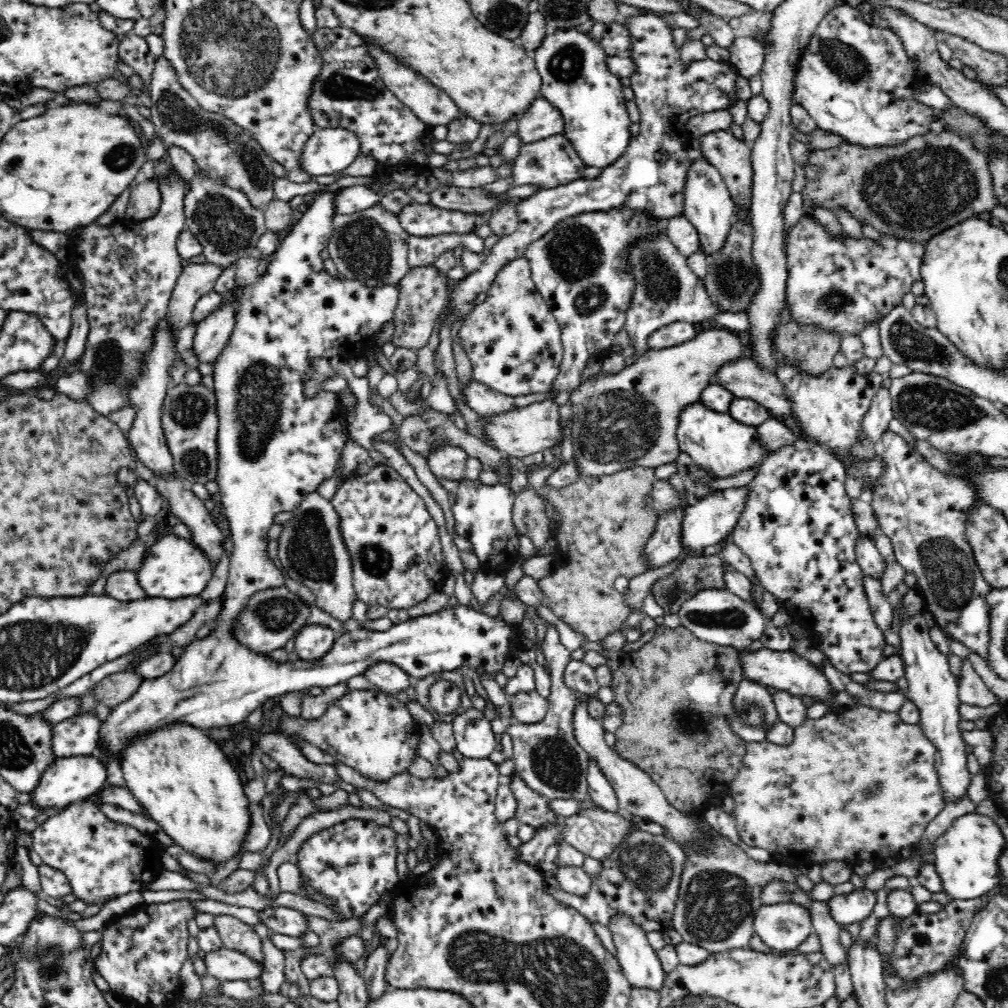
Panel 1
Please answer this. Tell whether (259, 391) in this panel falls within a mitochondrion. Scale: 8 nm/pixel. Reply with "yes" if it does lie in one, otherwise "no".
yes

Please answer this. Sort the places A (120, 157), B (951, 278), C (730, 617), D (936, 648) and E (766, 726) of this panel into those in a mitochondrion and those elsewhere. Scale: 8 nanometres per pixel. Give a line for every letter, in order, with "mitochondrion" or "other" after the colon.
A: mitochondrion
B: other
C: mitochondrion
D: other
E: other

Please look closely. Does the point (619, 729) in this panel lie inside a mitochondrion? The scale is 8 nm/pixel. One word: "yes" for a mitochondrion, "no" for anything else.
no

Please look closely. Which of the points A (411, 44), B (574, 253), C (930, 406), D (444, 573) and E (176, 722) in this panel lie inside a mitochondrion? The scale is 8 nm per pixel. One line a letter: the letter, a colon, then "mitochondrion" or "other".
A: other
B: mitochondrion
C: mitochondrion
D: other
E: other

